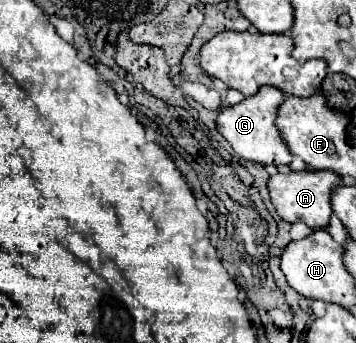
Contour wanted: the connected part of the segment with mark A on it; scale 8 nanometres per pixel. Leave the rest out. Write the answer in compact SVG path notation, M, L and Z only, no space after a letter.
M302 170L302 172L288 172L276 174L268 178L268 192L270 200L284 222L304 222L312 230L326 228L330 222L330 192L340 184L338 174L330 170Z

